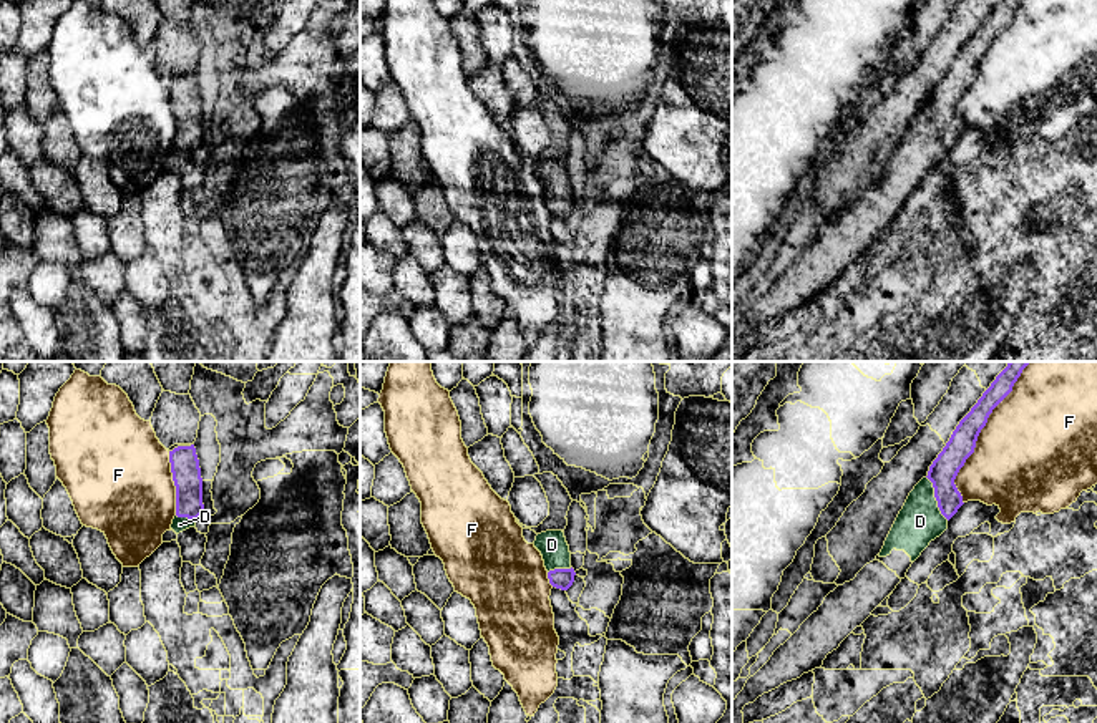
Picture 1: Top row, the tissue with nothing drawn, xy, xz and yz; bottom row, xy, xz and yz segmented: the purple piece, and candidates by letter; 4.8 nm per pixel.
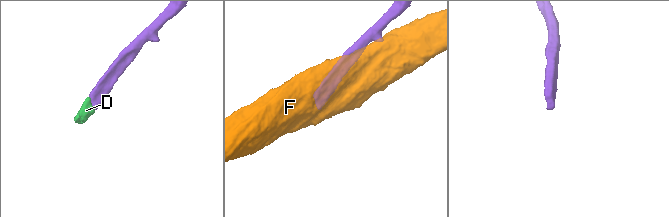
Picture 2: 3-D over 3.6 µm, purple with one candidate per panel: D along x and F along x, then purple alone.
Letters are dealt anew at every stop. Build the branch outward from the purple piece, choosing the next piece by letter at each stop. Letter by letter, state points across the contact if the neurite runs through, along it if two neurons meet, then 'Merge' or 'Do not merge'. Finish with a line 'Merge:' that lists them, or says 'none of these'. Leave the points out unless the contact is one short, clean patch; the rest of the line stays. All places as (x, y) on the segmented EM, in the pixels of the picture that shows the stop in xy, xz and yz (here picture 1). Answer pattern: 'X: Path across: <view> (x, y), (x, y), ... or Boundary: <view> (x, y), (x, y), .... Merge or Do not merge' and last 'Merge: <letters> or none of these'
D: Path across: yz (943, 471), (935, 496), (920, 521). Merge
F: Do not merge
Merge: D

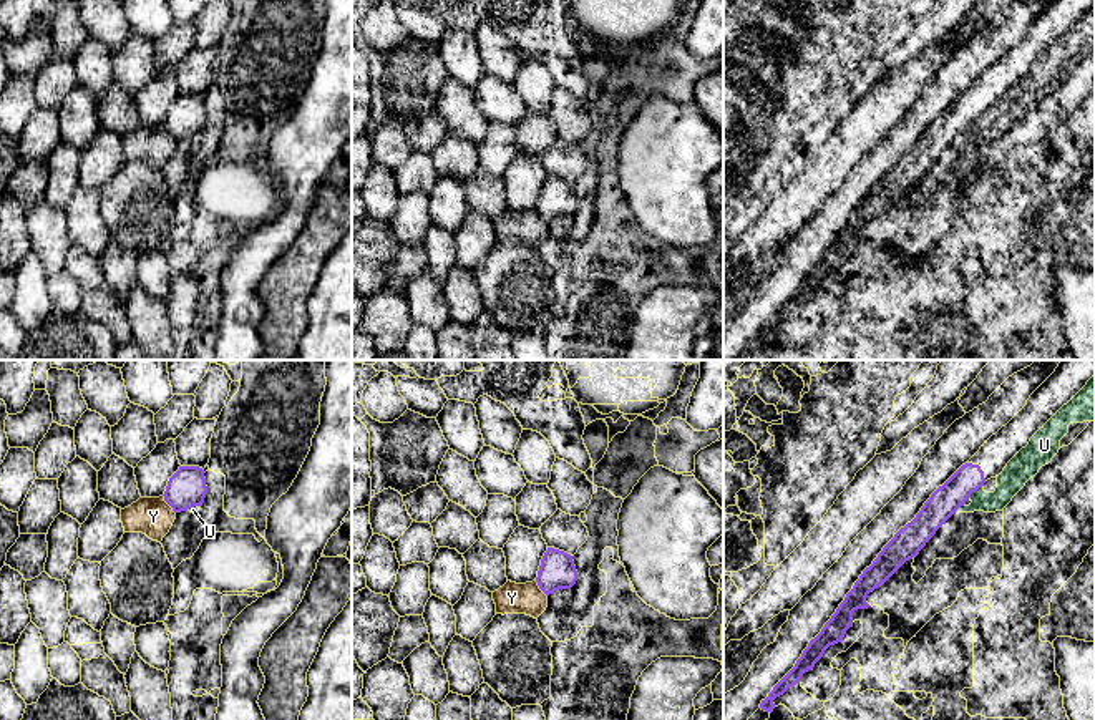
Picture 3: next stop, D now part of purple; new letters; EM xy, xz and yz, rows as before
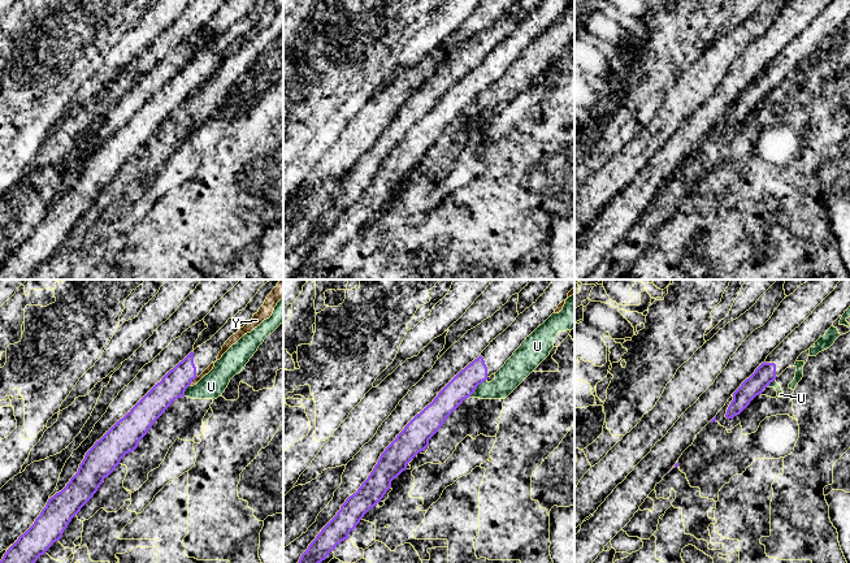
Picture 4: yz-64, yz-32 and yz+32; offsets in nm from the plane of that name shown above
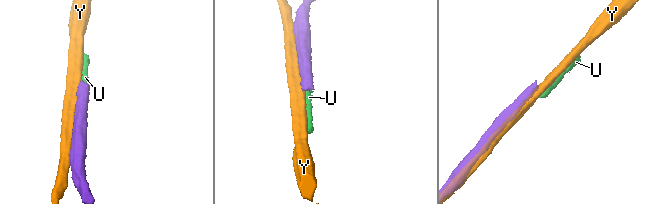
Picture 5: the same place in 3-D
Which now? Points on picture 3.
U: Boundary: yz (981, 486), (968, 498). Do not merge
Y: Do not merge
Merge: none of these

